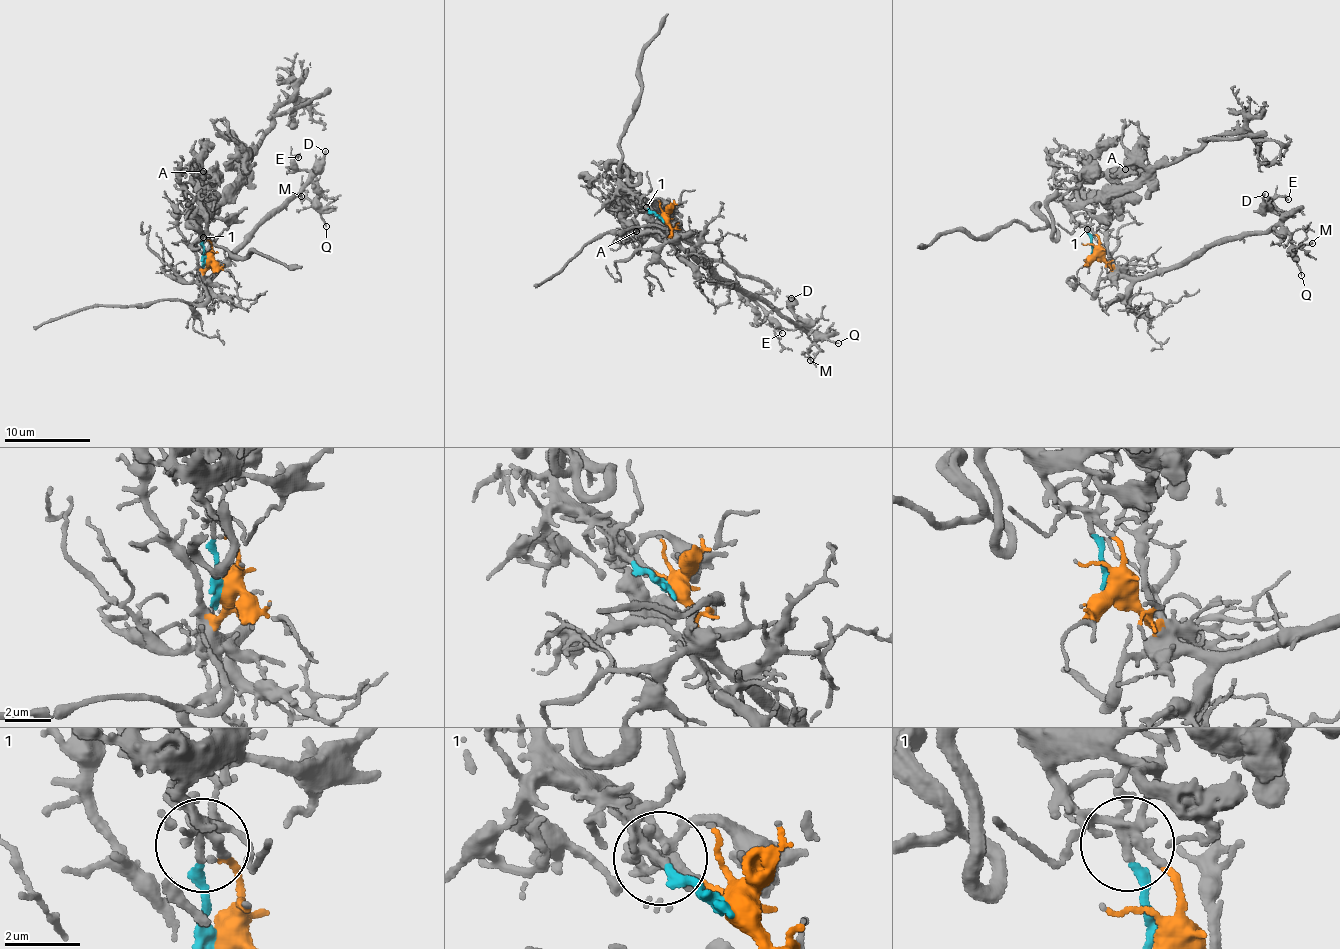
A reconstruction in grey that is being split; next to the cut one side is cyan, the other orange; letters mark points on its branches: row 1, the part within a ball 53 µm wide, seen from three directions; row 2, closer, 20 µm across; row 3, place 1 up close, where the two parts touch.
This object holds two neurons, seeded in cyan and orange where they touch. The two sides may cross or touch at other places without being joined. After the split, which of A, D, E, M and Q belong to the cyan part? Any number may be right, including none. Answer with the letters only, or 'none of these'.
A

